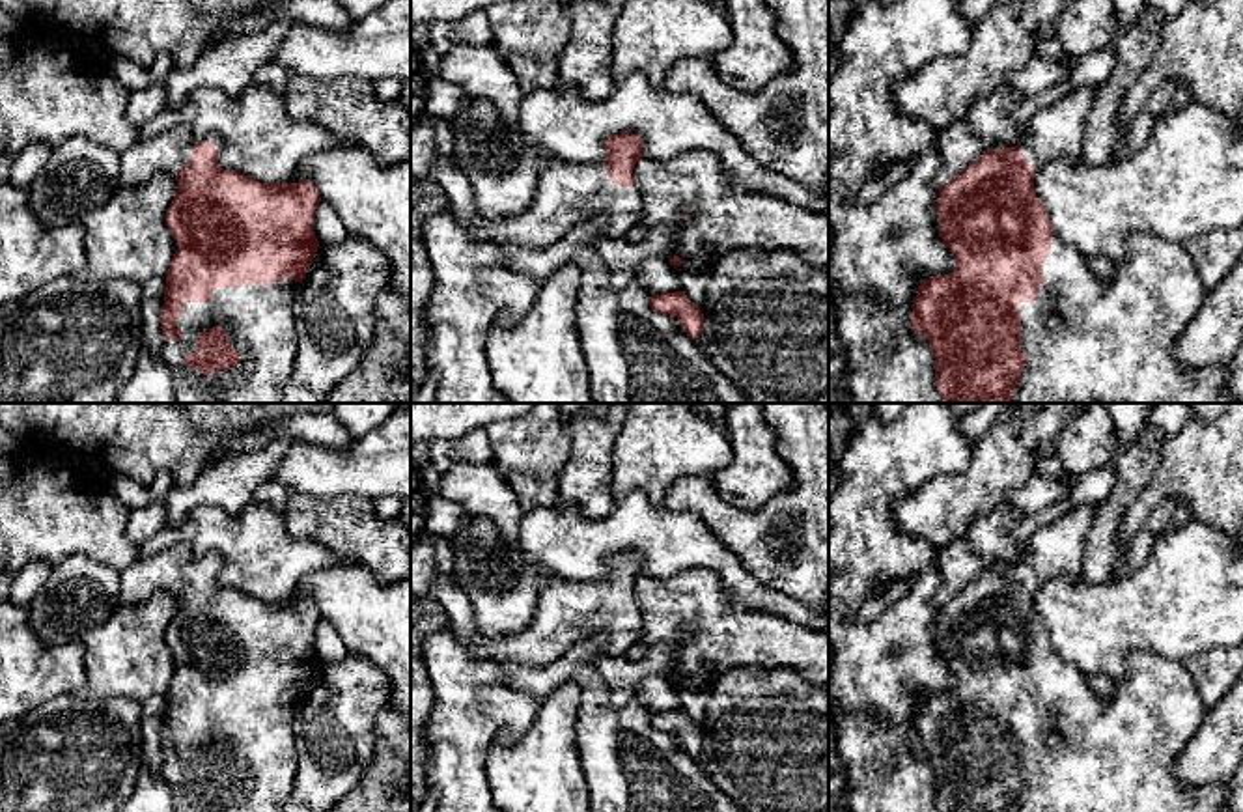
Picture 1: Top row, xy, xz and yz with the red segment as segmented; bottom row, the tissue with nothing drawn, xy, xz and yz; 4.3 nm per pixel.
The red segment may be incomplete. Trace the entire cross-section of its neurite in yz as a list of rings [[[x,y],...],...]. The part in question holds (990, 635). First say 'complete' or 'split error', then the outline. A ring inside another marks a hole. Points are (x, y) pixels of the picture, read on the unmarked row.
split error | [[[1081,506],[1060,517],[1056,523],[1040,528],[1027,543],[1021,556],[1002,564],[1000,569],[987,567],[984,573],[939,607],[935,627],[939,631],[939,655],[950,666],[956,687],[948,693],[931,694],[920,702],[913,717],[911,749],[920,750],[935,773],[935,797],[939,812],[1230,812],[1228,784],[1185,784],[1174,775],[1174,760],[1185,750],[1206,715],[1200,691],[1183,663],[1144,651],[1131,651],[1125,659],[1125,674],[1114,681],[1114,693],[1107,700],[1092,693],[1088,678],[1062,659],[1049,638],[1049,633],[1036,614],[1034,594],[1047,582],[1066,575],[1081,579],[1084,560],[1084,538],[1092,526],[1094,510]]]

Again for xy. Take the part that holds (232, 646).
split error | [[[175,543],[121,569],[121,603],[142,603],[157,592],[170,592],[177,599],[177,610],[166,629],[175,672],[166,691],[161,777],[170,788],[175,812],[282,812],[297,775],[293,721],[319,666],[314,637],[321,616],[310,599],[269,603],[224,588],[218,584],[220,569],[220,554],[196,556],[190,543]]]

